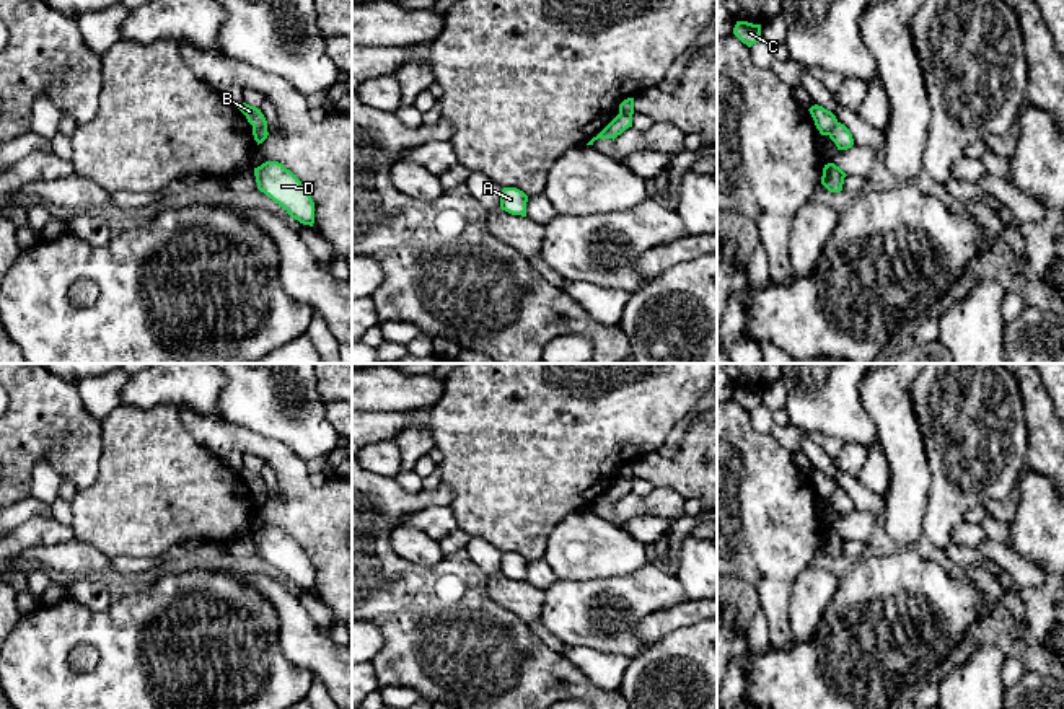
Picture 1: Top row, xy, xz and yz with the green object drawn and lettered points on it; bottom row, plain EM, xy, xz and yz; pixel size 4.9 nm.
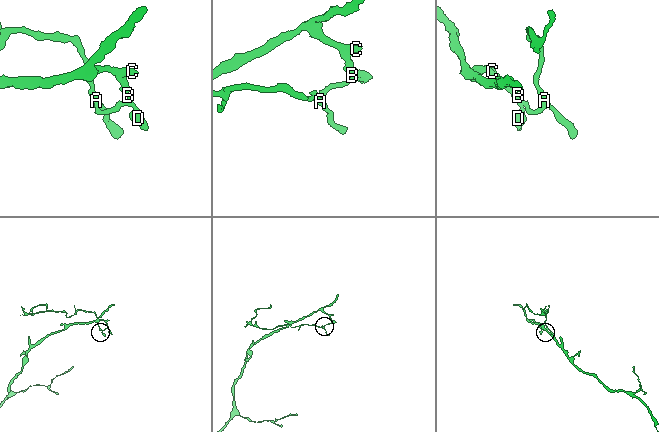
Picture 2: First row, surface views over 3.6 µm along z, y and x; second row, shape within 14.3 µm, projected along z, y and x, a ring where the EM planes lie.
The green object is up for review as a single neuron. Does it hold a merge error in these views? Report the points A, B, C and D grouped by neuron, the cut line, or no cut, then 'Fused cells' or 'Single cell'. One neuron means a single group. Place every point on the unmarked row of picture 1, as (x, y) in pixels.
Groups: A D / B C. Split along xy (253, 491), (266, 494). Fused cells

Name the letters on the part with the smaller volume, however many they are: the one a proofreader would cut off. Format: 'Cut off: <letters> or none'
Cut off: A, D

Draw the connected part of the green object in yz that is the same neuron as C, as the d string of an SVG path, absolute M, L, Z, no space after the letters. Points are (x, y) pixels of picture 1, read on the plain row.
M736 386L733 399L748 412L761 406L761 390L753 390L748 386Z

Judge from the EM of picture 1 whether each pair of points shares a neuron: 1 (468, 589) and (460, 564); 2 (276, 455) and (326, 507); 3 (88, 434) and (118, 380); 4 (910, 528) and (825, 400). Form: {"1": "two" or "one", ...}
{"1": "one", "2": "one", "3": "two", "4": "two"}

